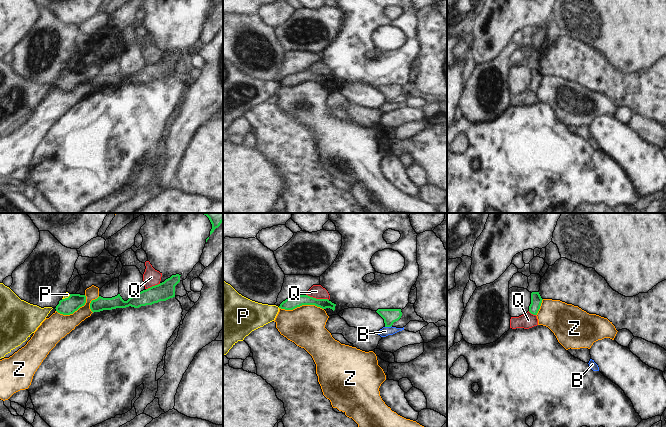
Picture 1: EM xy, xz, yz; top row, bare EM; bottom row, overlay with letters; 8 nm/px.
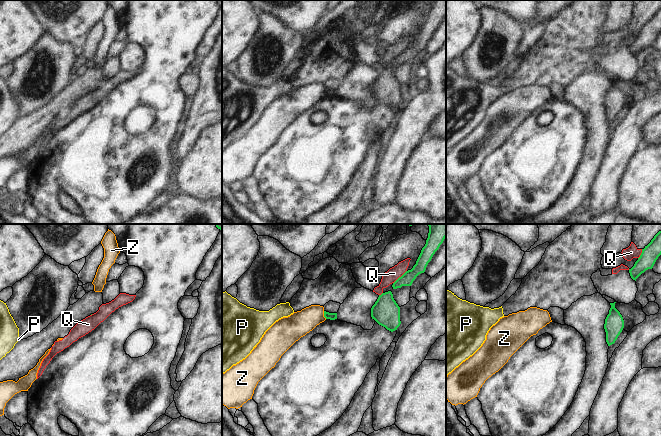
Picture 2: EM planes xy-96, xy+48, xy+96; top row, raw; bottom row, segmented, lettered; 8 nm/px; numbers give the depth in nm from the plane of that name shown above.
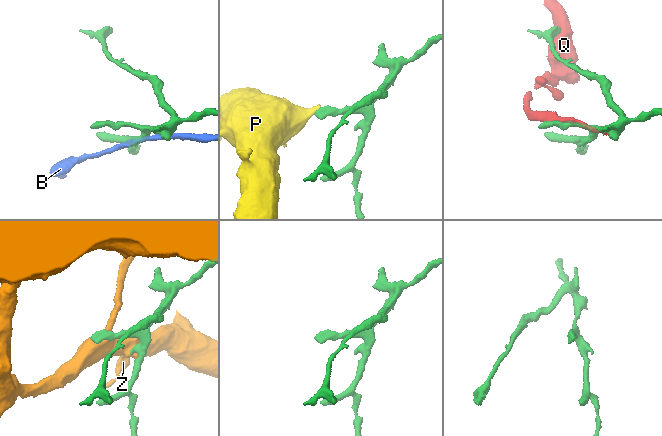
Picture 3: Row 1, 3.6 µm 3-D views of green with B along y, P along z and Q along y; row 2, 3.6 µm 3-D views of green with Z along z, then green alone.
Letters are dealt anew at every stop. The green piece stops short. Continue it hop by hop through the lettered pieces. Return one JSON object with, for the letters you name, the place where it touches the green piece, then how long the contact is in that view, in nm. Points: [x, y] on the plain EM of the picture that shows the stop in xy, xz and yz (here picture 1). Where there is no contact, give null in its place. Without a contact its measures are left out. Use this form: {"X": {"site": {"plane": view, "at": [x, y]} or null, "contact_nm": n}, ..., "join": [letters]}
{"join": []}

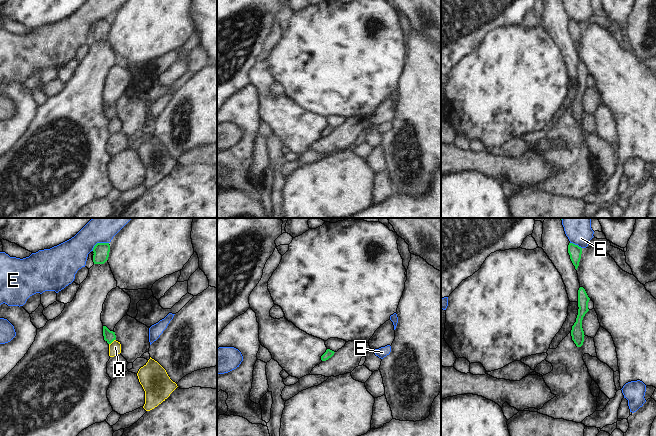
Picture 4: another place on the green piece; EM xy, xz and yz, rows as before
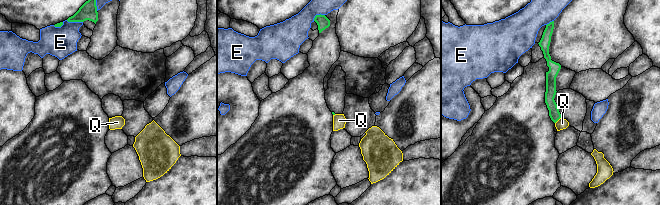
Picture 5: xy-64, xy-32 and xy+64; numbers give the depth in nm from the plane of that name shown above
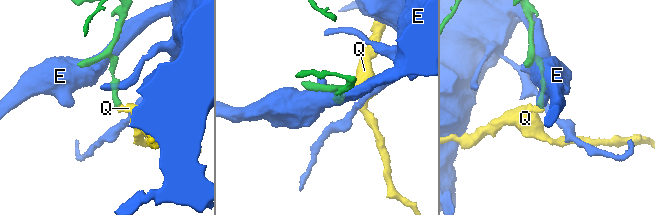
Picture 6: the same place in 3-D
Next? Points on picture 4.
{"join": []}

